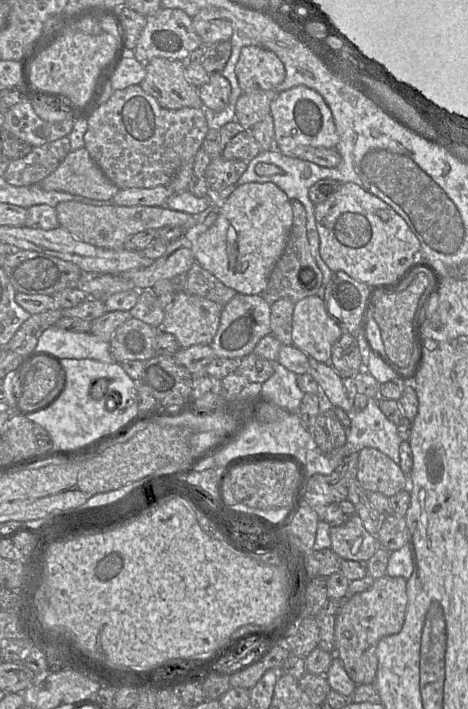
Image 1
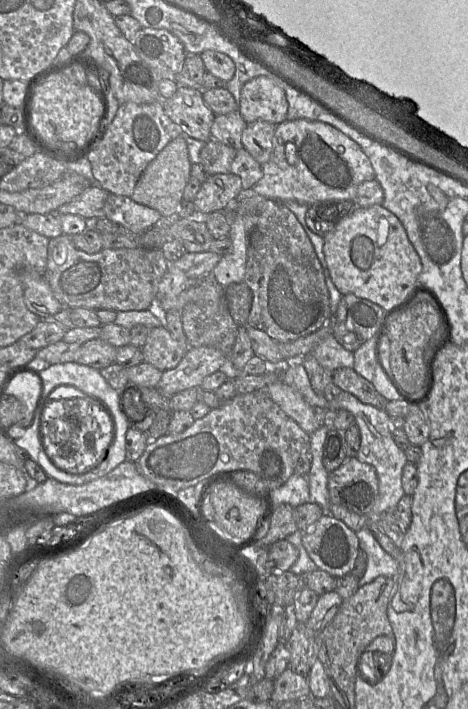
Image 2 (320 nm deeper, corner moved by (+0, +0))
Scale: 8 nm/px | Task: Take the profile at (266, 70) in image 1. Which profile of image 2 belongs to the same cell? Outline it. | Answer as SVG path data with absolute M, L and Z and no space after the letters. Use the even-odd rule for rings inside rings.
M260 76L244 84L238 111L247 124L264 120L277 125L287 120L288 101L282 88Z

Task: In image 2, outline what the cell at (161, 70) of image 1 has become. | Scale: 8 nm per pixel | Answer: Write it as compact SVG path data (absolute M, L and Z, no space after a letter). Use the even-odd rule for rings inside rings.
M178 86L174 95L162 99L165 114L182 130L183 136L208 142L215 114L205 104L202 90Z

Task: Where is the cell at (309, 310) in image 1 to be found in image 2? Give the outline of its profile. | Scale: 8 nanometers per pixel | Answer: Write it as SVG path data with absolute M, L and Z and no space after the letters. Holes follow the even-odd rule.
M329 334L317 345L311 355L327 373L332 373L338 368L354 367L354 353L346 350L333 334Z

